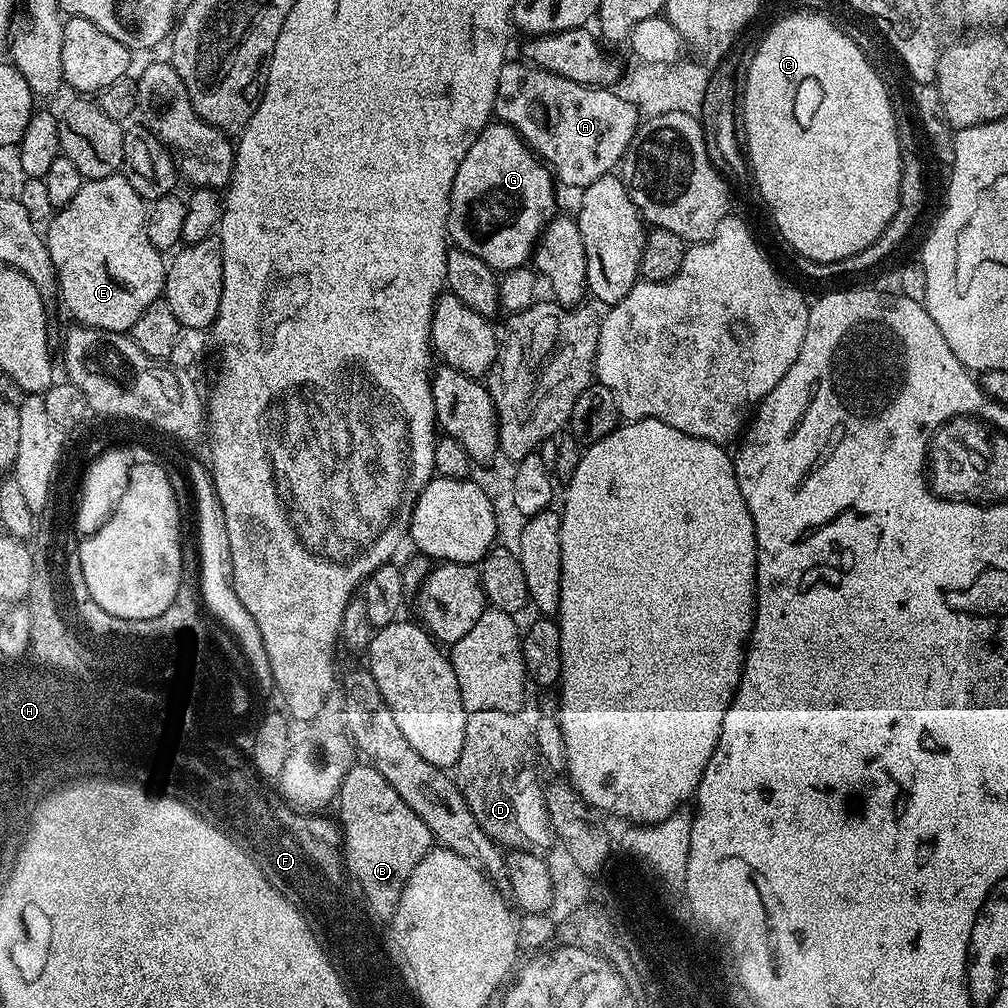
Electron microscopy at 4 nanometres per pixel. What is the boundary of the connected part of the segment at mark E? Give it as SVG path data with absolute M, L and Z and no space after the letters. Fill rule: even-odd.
M123 174L98 178L97 180L85 180L83 186L78 190L78 194L74 194L74 198L70 198L70 202L59 209L47 221L46 227L48 227L48 232L46 228L46 243L52 265L56 271L58 296L60 292L65 306L68 307L69 314L76 319L73 321L85 328L97 328L107 332L122 332L125 334L131 333L134 322L138 322L138 318L142 318L142 310L146 310L146 306L150 306L150 302L161 299L164 291L164 273L166 271L165 257L157 248L150 246L150 238L146 238L146 201L137 194L134 186L130 186L130 182Z

